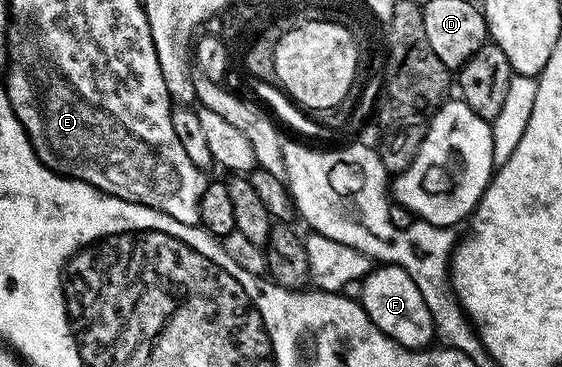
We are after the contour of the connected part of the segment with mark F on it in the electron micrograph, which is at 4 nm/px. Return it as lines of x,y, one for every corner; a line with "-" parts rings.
381,263
373,267
372,271
362,281
362,298
360,305
366,310
370,322
382,330
382,334
389,336
395,344
413,350
424,350
433,343
436,327
432,324
430,310
410,274
402,270
397,264

